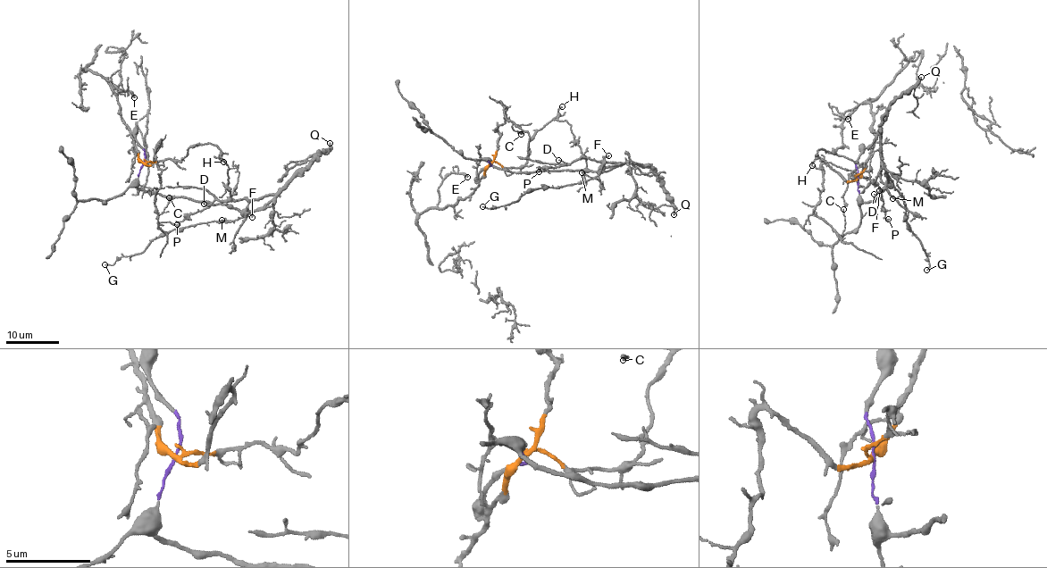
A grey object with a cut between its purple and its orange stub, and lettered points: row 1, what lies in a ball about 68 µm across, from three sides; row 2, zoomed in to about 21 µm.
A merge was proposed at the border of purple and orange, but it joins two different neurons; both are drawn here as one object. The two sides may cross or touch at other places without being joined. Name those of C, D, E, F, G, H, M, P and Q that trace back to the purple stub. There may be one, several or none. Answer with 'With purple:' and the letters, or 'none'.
With purple: D, F, G, M, P, Q

